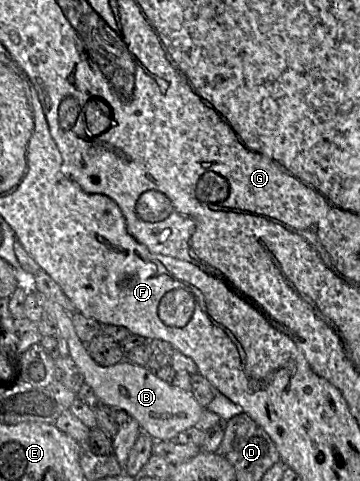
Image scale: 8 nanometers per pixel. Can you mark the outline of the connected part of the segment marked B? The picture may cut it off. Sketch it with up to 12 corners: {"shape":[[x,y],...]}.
{"shape":[[40,292],[99,404],[142,433],[174,441],[203,408],[191,391],[126,359],[99,365],[71,315]]}

